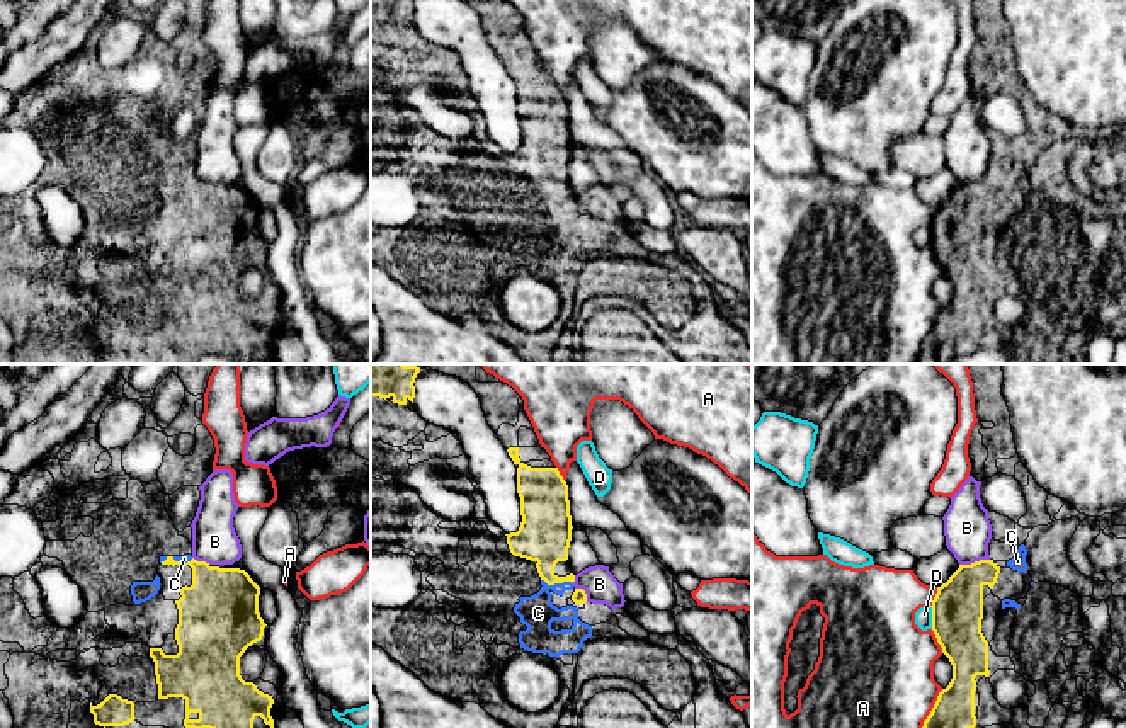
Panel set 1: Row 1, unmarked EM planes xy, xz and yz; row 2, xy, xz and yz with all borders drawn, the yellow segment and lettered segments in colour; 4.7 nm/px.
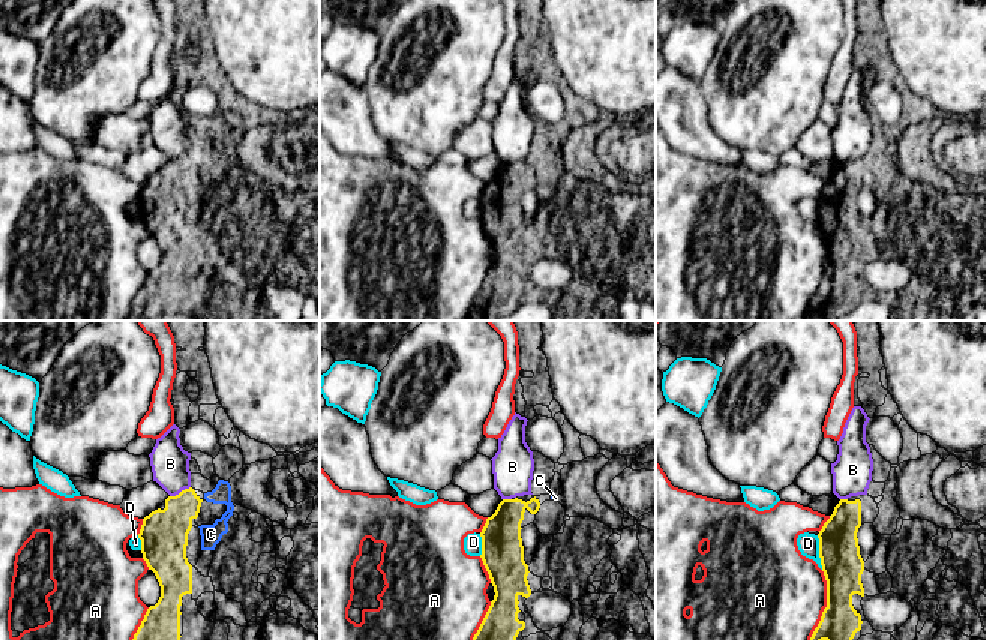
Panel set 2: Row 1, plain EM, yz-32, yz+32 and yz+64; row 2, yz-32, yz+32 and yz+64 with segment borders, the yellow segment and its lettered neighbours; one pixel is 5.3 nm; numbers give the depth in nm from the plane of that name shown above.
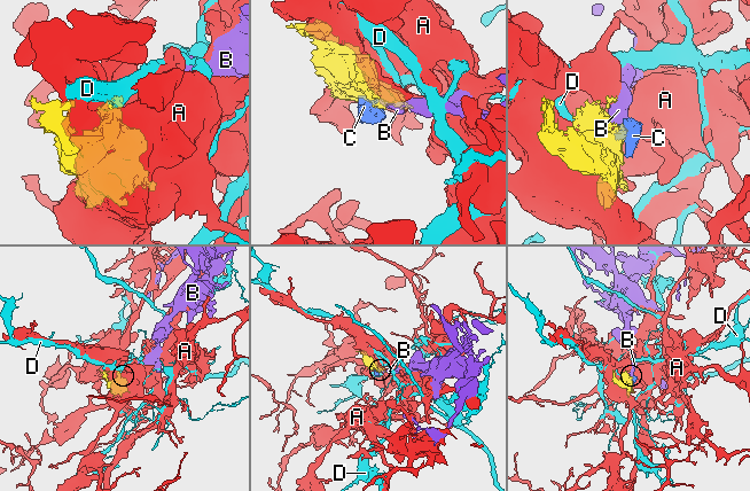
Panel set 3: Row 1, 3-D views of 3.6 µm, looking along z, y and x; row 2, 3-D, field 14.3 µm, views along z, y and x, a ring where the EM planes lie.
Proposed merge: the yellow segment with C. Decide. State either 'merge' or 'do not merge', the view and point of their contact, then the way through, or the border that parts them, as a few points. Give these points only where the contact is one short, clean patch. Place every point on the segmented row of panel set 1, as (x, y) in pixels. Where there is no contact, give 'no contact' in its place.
merge; meets yellow in xz at (557, 582)

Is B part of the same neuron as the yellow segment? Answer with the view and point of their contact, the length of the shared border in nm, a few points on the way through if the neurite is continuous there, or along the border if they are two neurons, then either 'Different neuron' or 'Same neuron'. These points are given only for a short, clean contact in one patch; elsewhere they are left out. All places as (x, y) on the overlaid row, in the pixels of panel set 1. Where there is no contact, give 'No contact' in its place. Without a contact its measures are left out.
Touches yellow at yz (975, 562). Shared border 150 nm. Boundary: yz (989, 558), (960, 565). Different neuron

